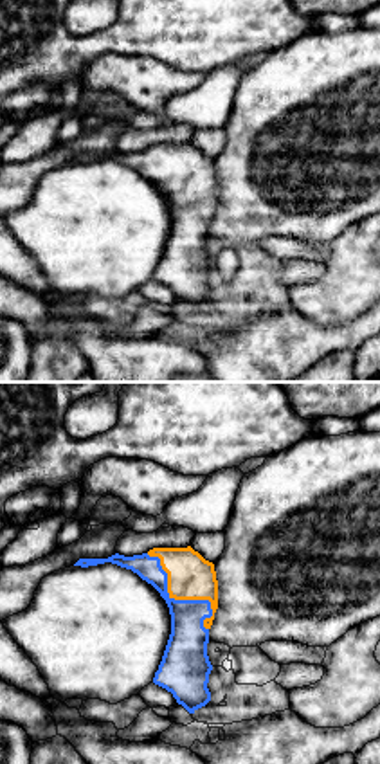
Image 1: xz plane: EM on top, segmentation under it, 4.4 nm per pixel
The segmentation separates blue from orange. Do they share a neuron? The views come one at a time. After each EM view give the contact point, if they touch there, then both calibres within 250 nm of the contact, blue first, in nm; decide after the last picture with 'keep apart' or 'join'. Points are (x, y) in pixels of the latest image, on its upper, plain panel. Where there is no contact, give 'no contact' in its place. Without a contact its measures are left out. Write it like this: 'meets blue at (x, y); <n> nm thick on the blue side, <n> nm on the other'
meets blue at (180, 197); 190 nm thick on the blue side, 200 nm on the other

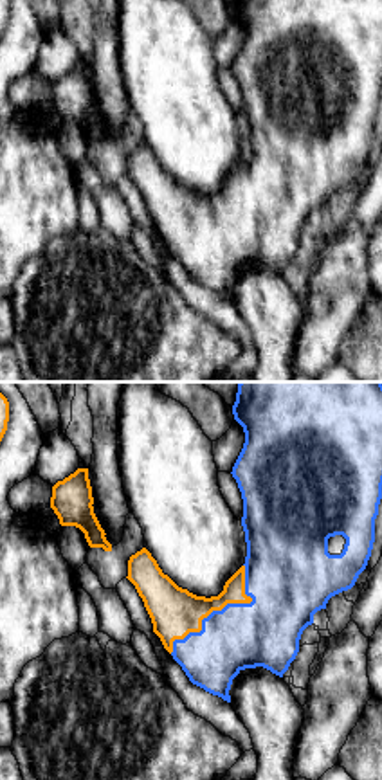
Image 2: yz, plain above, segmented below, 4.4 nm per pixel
meets blue at (222, 206); 300 nm thick on the blue side, 220 nm on the other

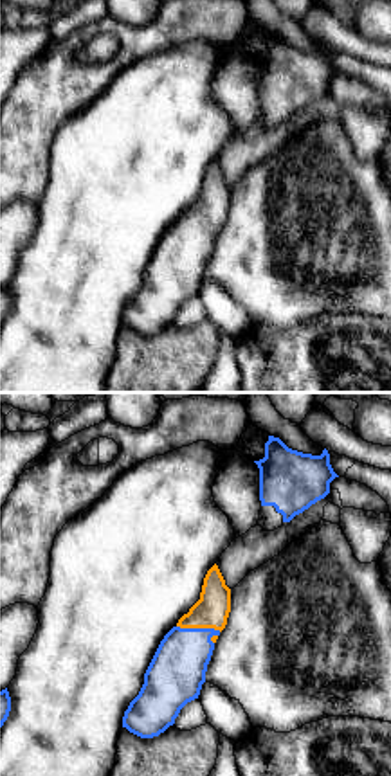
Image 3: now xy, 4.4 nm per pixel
meets blue at (199, 225); 260 nm thick on the blue side, 160 nm on the other

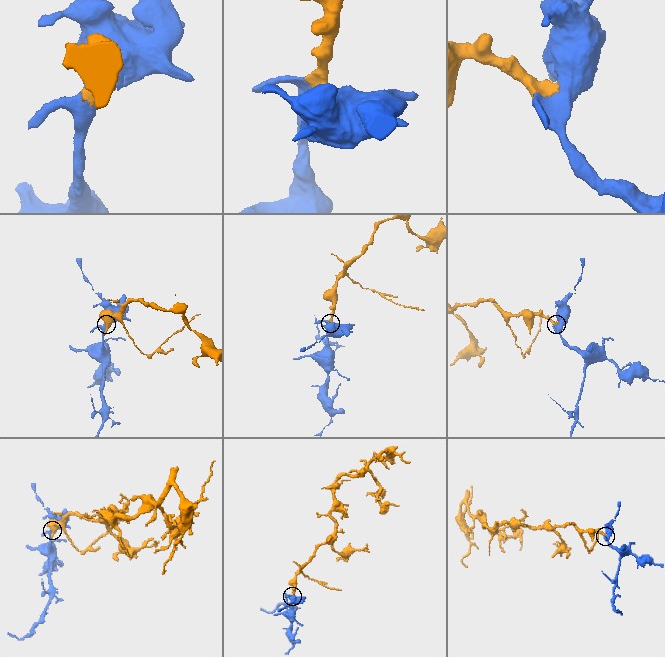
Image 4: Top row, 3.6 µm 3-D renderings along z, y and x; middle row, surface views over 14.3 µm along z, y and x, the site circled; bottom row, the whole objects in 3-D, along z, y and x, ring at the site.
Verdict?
join

